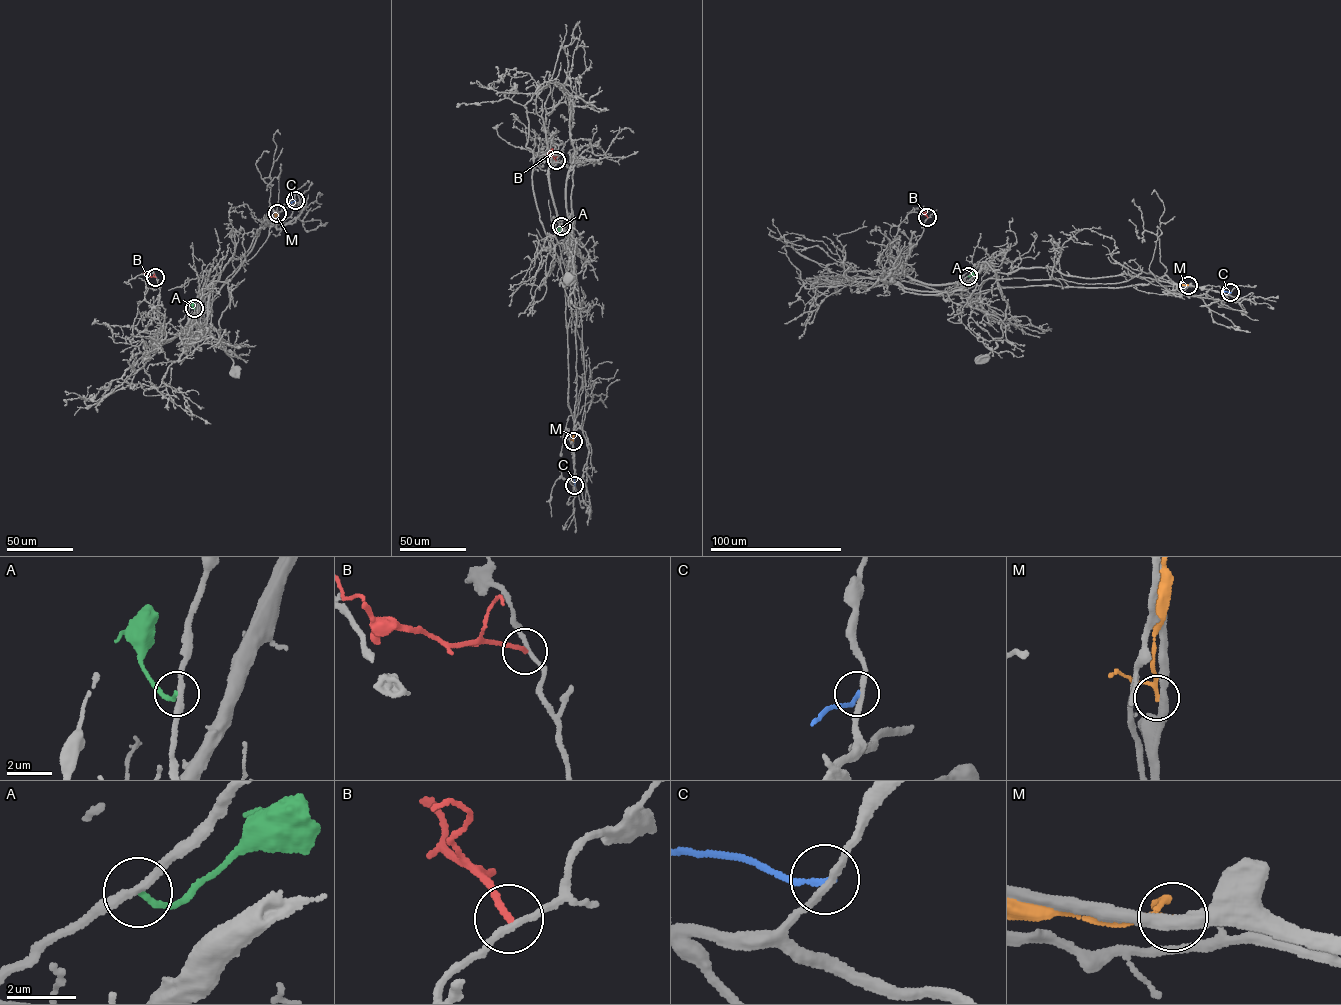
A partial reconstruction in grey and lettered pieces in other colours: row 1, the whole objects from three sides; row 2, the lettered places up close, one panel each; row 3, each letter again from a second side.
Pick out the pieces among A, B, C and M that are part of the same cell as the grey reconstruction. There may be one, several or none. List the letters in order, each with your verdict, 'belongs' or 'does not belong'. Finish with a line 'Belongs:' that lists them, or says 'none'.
A: does not belong
B: does not belong
C: does not belong
M: does not belong
Belongs: none

